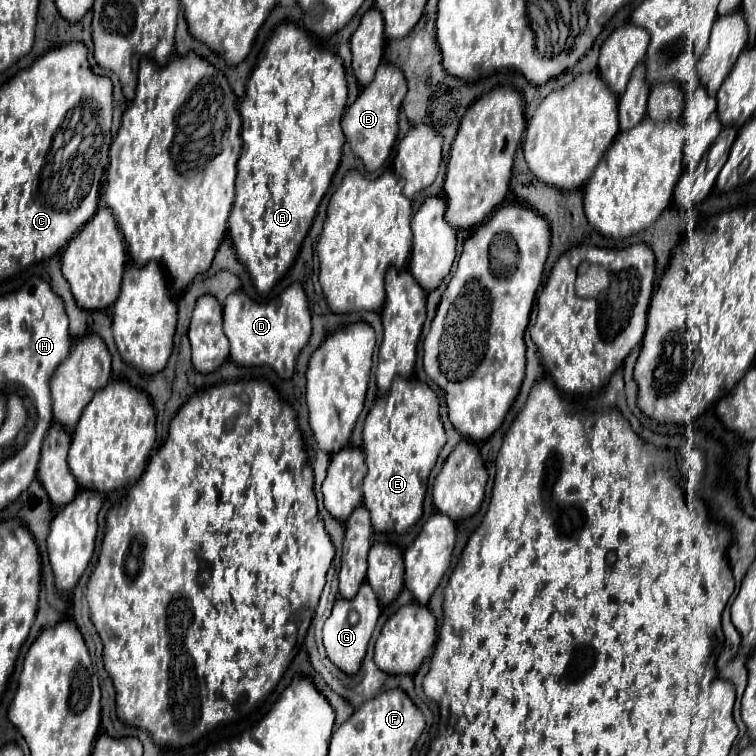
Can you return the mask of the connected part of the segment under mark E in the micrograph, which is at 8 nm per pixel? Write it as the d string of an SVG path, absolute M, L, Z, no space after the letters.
M395 378L391 391L377 399L365 419L363 451L369 473L363 481L363 503L371 513L371 525L379 533L405 533L423 515L423 497L427 489L429 473L437 461L441 447L445 445L445 431L439 419L439 399L435 391L417 379Z

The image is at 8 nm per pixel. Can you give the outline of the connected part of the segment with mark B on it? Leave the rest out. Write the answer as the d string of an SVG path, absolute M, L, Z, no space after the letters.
M381 63L375 73L375 79L361 91L357 101L345 111L341 127L345 131L345 137L349 139L353 153L363 161L367 171L379 169L395 145L399 131L397 125L399 109L405 93L407 93L407 83L403 71L391 63Z

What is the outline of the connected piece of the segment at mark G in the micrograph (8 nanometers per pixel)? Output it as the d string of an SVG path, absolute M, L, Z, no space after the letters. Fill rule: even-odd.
M367 583L361 585L355 599L337 599L335 601L333 613L329 615L329 619L323 625L323 645L325 645L327 657L331 659L331 663L335 667L339 667L343 673L355 675L359 671L361 661L363 661L365 651L367 651L367 643L373 635L373 629L377 625L379 615L381 615L381 609L379 609L377 597ZM353 611L357 613L357 617L351 617Z

